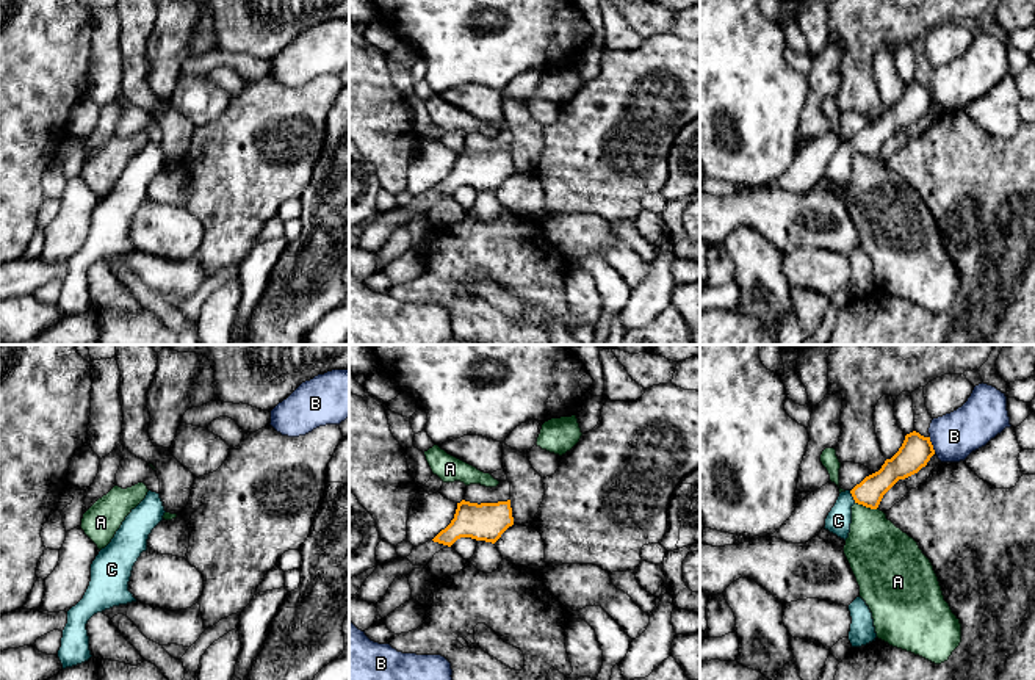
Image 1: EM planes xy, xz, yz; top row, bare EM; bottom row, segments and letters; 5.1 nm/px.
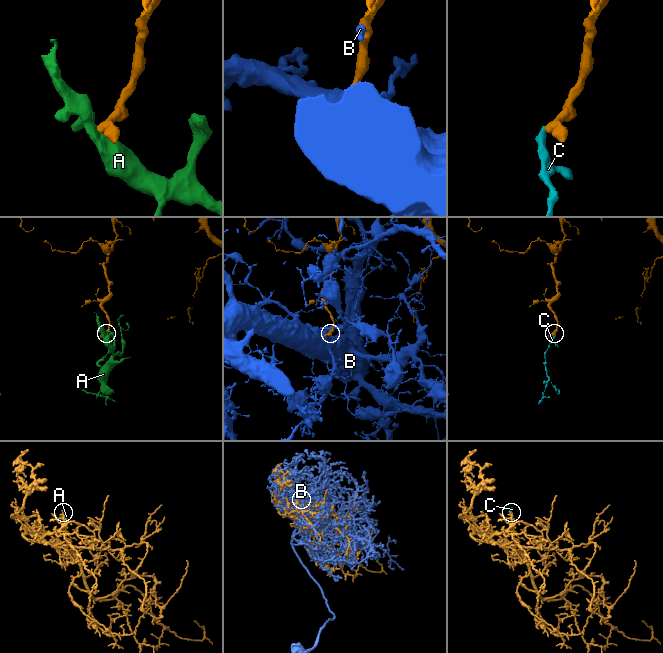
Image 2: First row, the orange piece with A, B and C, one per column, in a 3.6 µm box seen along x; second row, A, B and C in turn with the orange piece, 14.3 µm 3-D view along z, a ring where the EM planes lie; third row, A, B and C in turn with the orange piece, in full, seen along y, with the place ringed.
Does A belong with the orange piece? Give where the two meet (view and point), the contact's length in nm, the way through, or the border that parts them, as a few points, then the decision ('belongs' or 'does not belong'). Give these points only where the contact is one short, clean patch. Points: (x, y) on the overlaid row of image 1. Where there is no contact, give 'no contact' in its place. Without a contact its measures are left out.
meets orange in yz at (866, 506); contact 120 nm long; border along yz (855, 502), (877, 508); does not belong

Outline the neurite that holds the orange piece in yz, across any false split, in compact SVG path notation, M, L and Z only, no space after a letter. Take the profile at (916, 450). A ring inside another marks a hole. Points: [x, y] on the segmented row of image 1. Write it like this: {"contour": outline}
{"contour": "M913 431L905 436L899 451L886 459L882 468L866 476L852 490L841 492L825 519L825 530L847 539L855 503L877 509L883 495L899 481L918 473L935 454L930 437Z"}

